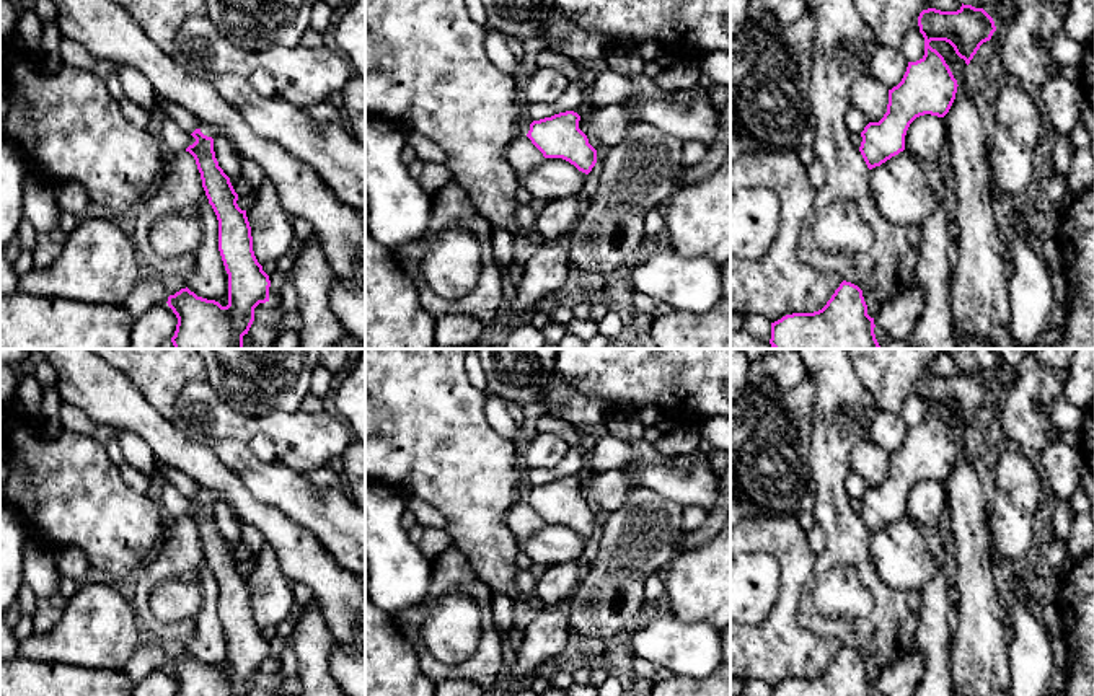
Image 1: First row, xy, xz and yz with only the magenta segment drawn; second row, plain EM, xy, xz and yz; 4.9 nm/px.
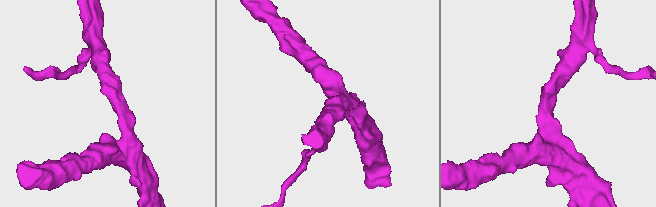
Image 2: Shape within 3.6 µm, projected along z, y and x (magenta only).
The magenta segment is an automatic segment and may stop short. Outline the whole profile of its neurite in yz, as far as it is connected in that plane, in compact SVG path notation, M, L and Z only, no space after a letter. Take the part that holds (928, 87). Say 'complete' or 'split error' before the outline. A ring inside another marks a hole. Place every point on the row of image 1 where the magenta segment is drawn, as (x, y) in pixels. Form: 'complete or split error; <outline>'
complete; M964 3L957 11L923 10L918 26L924 37L924 55L908 62L902 81L889 90L884 117L869 122L861 132L859 152L869 170L905 150L907 130L916 117L924 114L944 117L955 99L957 80L929 42L949 42L968 65L980 46L996 31L993 18L983 8Z

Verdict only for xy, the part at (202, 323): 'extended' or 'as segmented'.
extended

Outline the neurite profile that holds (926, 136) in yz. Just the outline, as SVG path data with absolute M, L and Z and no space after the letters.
M924 114L916 117L905 135L905 150L924 161L939 161L944 145L947 143L947 132L944 117Z

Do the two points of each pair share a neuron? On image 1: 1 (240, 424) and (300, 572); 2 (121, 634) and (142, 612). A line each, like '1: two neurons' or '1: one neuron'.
1: two neurons
2: two neurons

